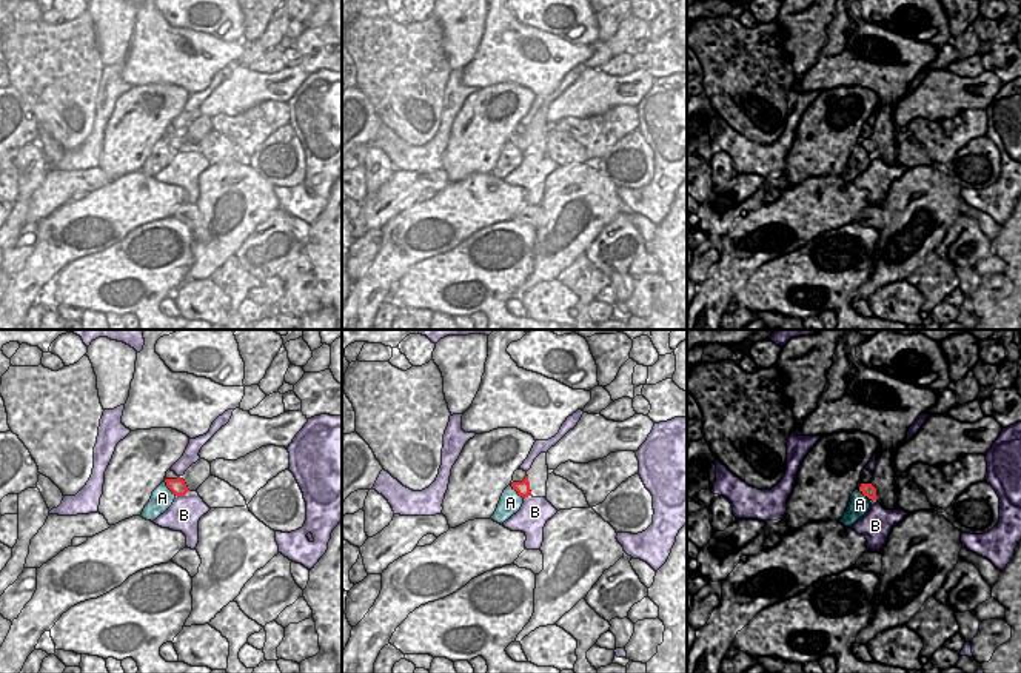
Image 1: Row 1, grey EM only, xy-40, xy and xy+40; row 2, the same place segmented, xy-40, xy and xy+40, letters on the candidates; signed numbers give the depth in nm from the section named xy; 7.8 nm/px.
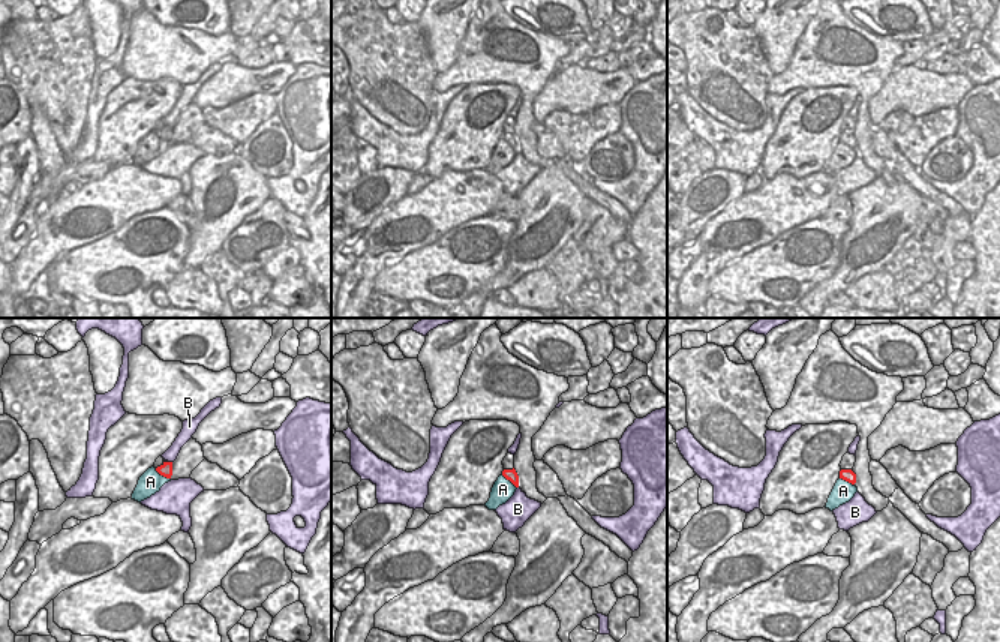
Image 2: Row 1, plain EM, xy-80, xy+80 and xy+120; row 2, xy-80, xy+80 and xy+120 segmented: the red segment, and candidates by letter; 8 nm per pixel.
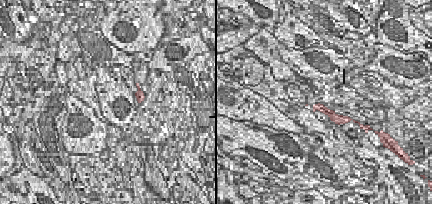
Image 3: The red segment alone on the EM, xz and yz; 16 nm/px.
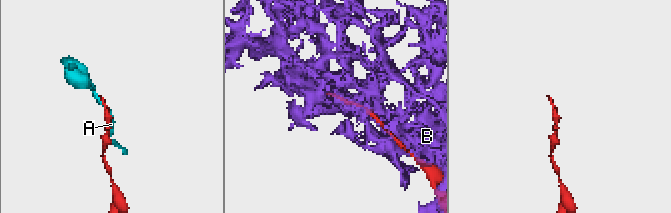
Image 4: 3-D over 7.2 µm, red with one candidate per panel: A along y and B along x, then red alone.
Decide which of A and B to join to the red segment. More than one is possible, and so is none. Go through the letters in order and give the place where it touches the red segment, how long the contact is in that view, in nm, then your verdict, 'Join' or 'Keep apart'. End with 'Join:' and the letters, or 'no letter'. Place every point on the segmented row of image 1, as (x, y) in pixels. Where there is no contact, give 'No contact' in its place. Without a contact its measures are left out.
A: Touches red at xy (518, 493). Shared border 160 nm. Keep apart
B: Touches red at xy-40 (182, 495). Shared border 120 nm. Keep apart
Join: no letter

